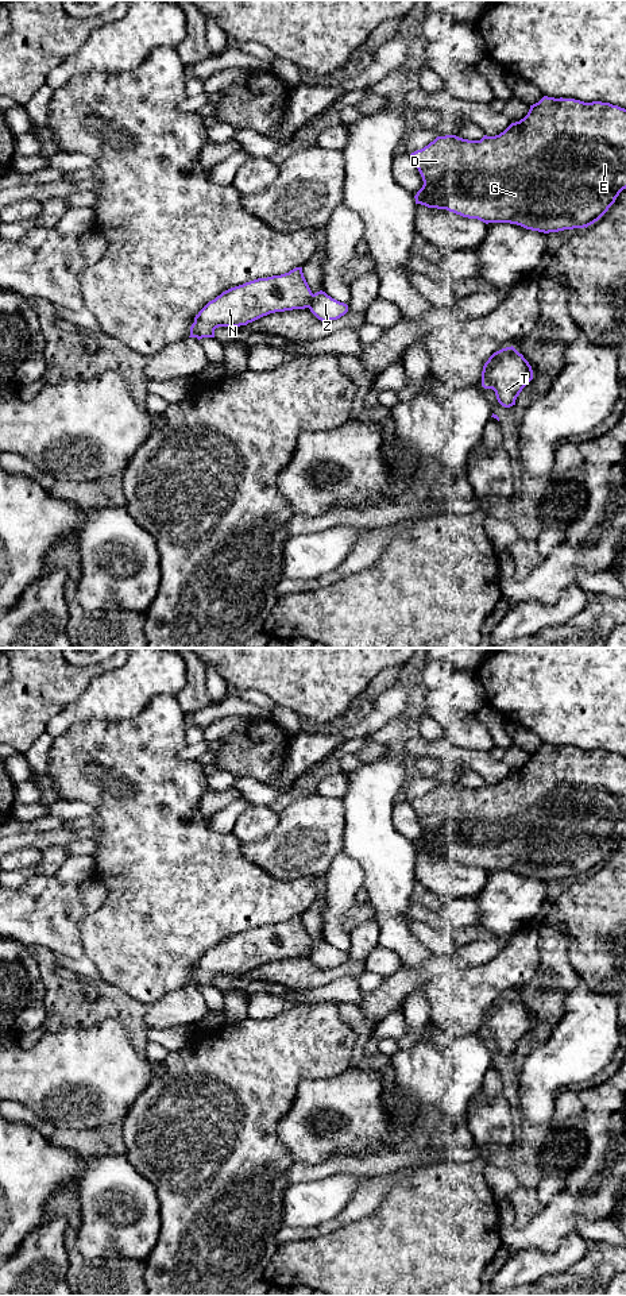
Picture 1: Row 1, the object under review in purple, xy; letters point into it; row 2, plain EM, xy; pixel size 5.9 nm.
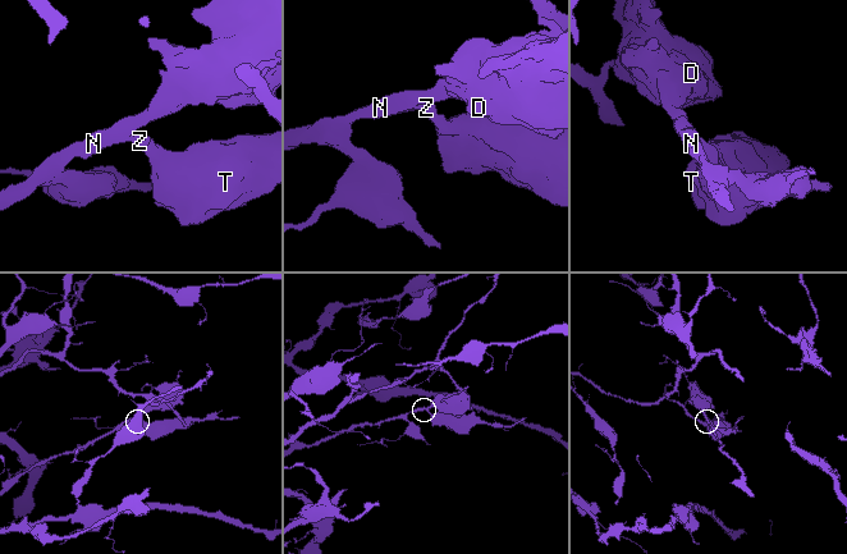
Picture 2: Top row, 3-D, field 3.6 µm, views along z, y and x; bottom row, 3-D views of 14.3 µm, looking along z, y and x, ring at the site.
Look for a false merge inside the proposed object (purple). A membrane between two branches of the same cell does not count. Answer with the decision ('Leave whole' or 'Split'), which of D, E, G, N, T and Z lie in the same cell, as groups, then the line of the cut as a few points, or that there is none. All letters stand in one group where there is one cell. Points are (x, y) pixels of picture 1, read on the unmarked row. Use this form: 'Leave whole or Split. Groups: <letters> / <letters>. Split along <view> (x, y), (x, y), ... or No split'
Split. Groups: D E G N / T Z. Split along xy (313, 942), (312, 951), (308, 955)

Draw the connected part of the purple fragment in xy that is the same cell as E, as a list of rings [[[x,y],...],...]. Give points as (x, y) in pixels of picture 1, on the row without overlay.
[[[544,744],[528,763],[495,784],[468,788],[456,783],[437,784],[410,802],[424,833],[416,852],[447,857],[468,867],[510,871],[544,882],[587,876],[598,869],[626,837],[626,757],[610,751],[584,751]]]

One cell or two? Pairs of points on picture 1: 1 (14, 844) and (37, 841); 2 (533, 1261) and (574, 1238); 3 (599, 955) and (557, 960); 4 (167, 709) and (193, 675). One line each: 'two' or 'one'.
1: one
2: one
3: two
4: two

